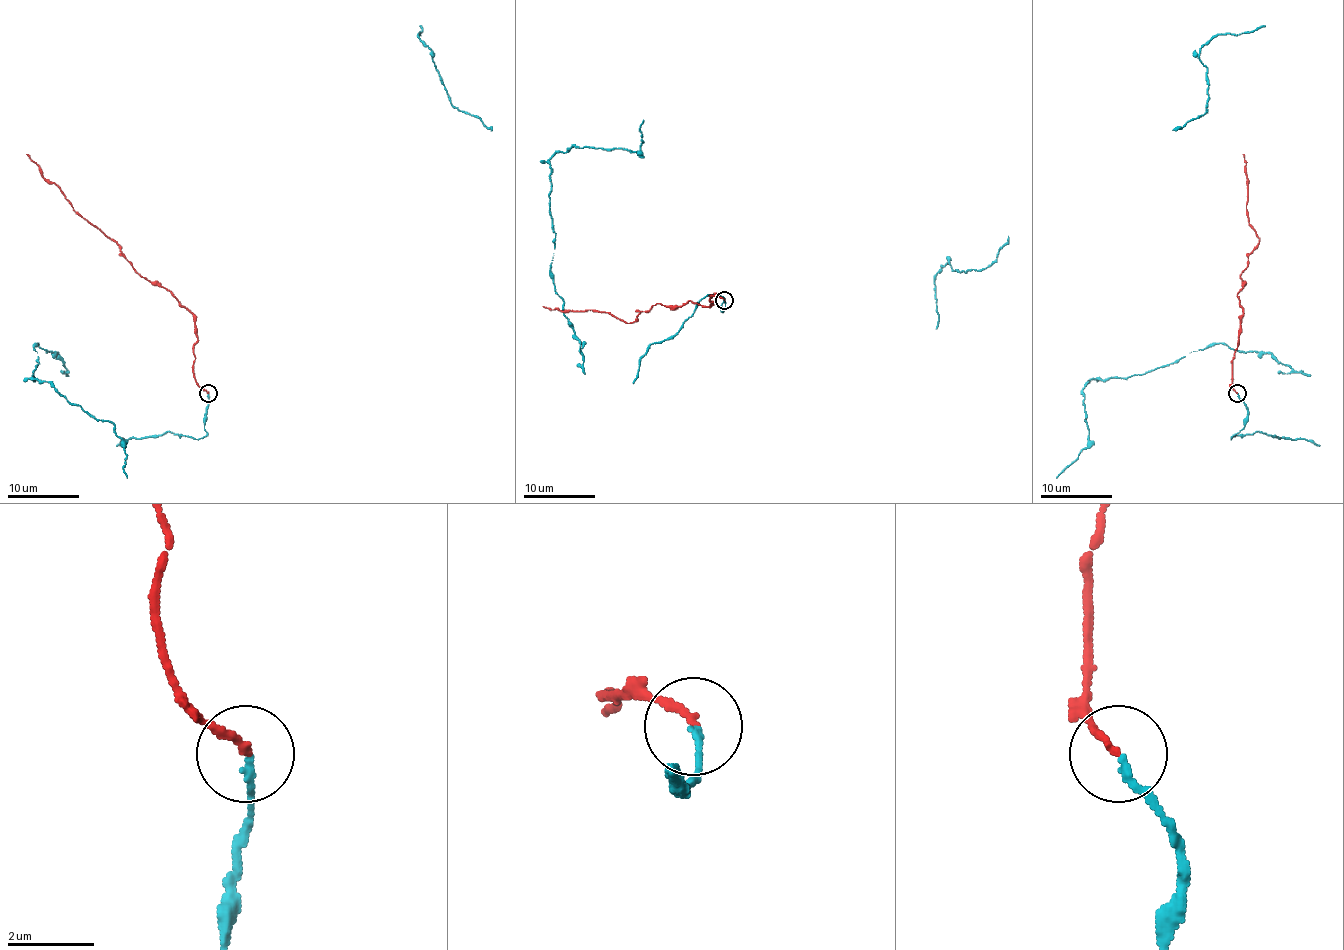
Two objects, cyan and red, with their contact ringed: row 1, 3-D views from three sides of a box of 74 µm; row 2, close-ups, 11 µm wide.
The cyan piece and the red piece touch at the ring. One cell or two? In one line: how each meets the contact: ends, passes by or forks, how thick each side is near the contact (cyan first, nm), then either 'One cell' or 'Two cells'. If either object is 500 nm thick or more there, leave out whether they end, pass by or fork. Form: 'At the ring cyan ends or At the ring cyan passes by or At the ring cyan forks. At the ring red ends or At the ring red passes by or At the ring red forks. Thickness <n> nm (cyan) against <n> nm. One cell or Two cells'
At the ring cyan ends. At the ring red ends. Thickness 150 nm (cyan) against 170 nm. One cell

